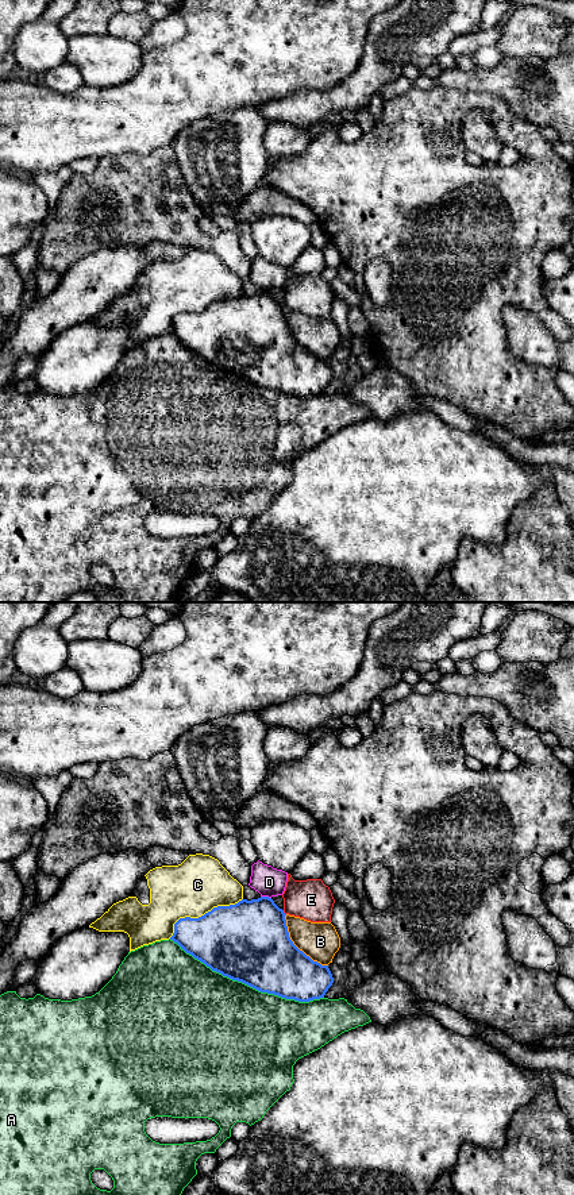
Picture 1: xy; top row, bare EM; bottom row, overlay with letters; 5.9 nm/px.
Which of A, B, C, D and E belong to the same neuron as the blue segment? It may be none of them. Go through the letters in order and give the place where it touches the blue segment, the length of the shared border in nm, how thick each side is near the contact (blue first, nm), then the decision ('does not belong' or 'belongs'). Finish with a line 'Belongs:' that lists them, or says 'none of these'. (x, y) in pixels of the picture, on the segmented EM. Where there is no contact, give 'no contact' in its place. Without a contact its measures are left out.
A: xy (246, 983) | 1000 nm | 480/480 nm | does not belong
B: xy (295, 945) | 400 nm | 440/220 nm | does not belong
C: xy (201, 916) | 500 nm | 420/320 nm | does not belong
D: xy (266, 897) | 70 nm | 440/180 nm | does not belong
E: xy (284, 913) | 40 nm | 440/240 nm | does not belong
Belongs: none of these

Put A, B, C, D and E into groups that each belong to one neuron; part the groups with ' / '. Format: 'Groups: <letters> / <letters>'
Groups: A / B / C / D / E

